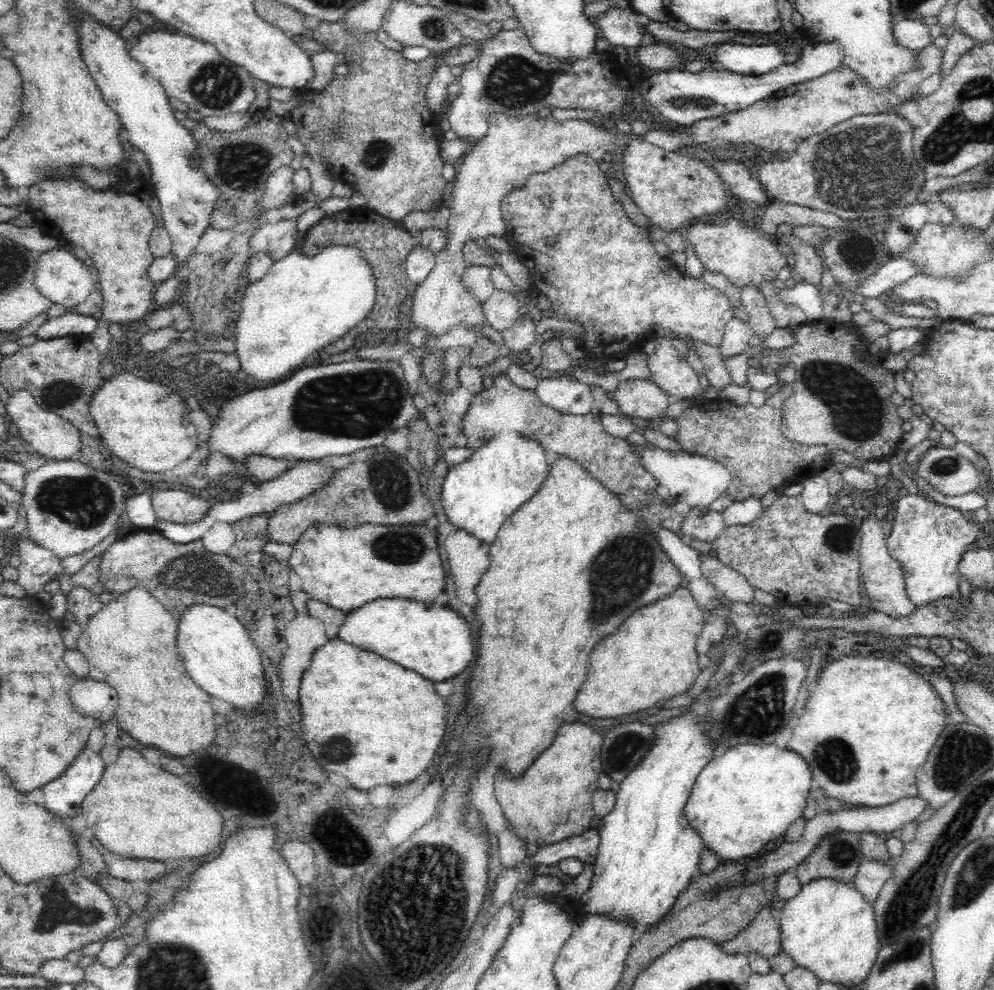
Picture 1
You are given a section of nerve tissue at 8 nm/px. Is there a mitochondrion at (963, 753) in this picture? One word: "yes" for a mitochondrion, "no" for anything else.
yes

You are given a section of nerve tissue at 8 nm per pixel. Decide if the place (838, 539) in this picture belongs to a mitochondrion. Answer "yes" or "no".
yes

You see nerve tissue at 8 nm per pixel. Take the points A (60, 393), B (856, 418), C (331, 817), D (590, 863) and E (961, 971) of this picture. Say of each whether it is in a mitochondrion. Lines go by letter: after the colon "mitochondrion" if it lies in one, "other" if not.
A: mitochondrion
B: mitochondrion
C: mitochondrion
D: other
E: other

